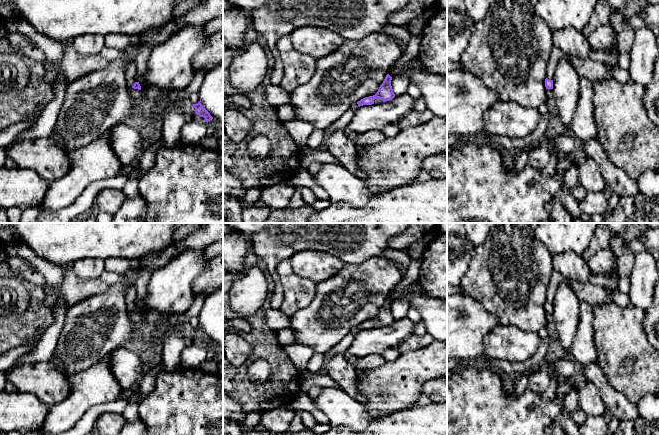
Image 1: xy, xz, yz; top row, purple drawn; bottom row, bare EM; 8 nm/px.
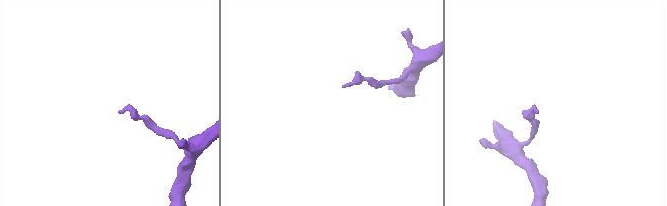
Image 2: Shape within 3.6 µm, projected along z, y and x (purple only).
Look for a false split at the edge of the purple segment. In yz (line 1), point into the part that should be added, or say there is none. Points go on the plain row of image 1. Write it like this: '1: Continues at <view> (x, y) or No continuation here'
1: No continuation here

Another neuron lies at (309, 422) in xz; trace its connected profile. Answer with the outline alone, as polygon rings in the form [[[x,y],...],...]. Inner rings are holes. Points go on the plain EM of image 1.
[[[296,411],[295,414],[301,418],[306,429],[310,430],[317,424],[313,416],[308,411]]]

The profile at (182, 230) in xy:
[[[176,223],[175,231],[173,234],[174,242],[172,245],[177,244],[190,234],[198,231],[206,223]]]

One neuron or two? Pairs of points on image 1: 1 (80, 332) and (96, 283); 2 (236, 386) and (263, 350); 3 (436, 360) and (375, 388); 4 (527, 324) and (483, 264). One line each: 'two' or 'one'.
1: two
2: one
3: one
4: one

